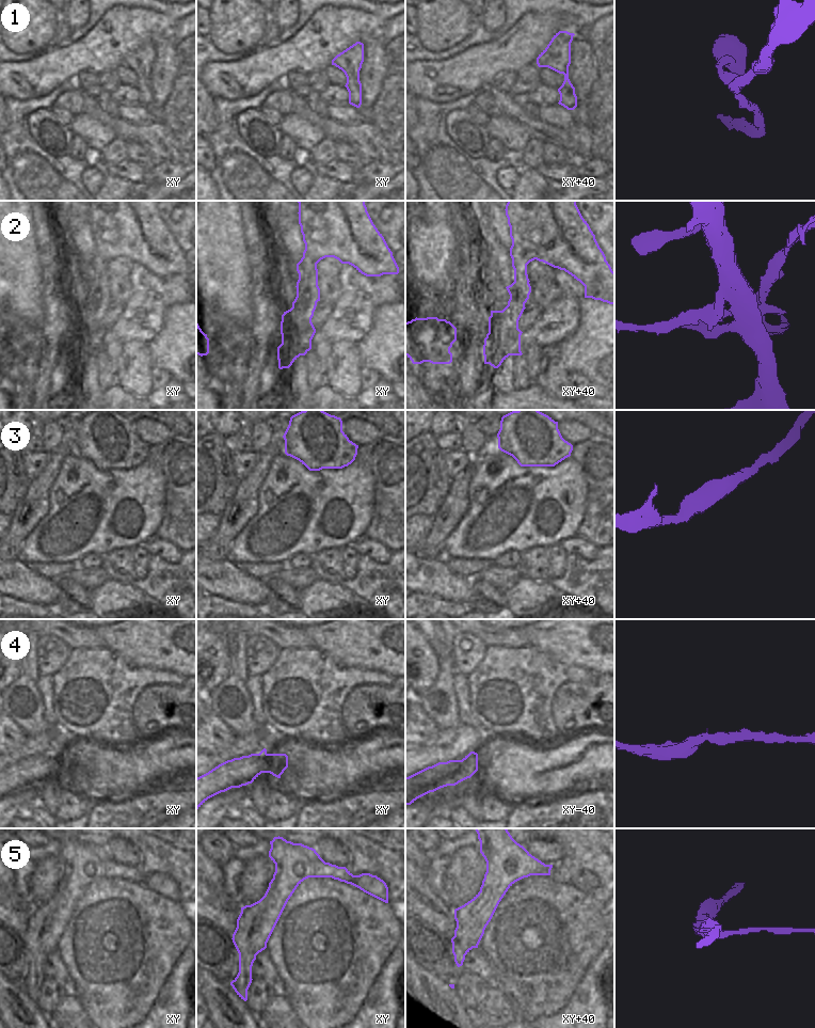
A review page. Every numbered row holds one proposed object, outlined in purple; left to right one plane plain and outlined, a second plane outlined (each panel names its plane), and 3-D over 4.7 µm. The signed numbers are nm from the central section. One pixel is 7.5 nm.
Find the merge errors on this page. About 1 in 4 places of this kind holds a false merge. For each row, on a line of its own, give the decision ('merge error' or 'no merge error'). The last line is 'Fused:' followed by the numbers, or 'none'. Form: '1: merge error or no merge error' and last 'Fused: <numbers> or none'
1: no merge error
2: merge error
3: merge error
4: no merge error
5: no merge error
Fused: 2, 3

